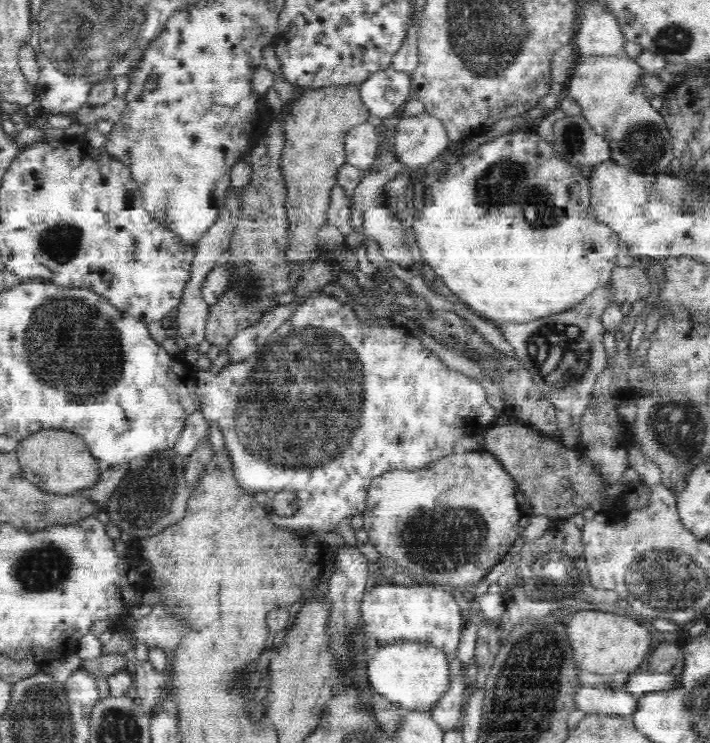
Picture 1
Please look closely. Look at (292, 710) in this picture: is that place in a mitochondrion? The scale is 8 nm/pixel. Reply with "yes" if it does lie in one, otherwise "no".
no

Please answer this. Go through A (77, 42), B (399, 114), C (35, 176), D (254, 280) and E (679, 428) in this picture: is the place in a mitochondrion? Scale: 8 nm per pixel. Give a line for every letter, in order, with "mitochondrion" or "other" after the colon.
A: mitochondrion
B: other
C: other
D: mitochondrion
E: mitochondrion

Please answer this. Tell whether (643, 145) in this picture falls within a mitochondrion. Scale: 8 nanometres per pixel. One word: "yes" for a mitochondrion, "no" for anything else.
yes

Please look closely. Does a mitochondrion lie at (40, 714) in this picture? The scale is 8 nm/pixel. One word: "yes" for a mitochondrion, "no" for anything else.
yes

